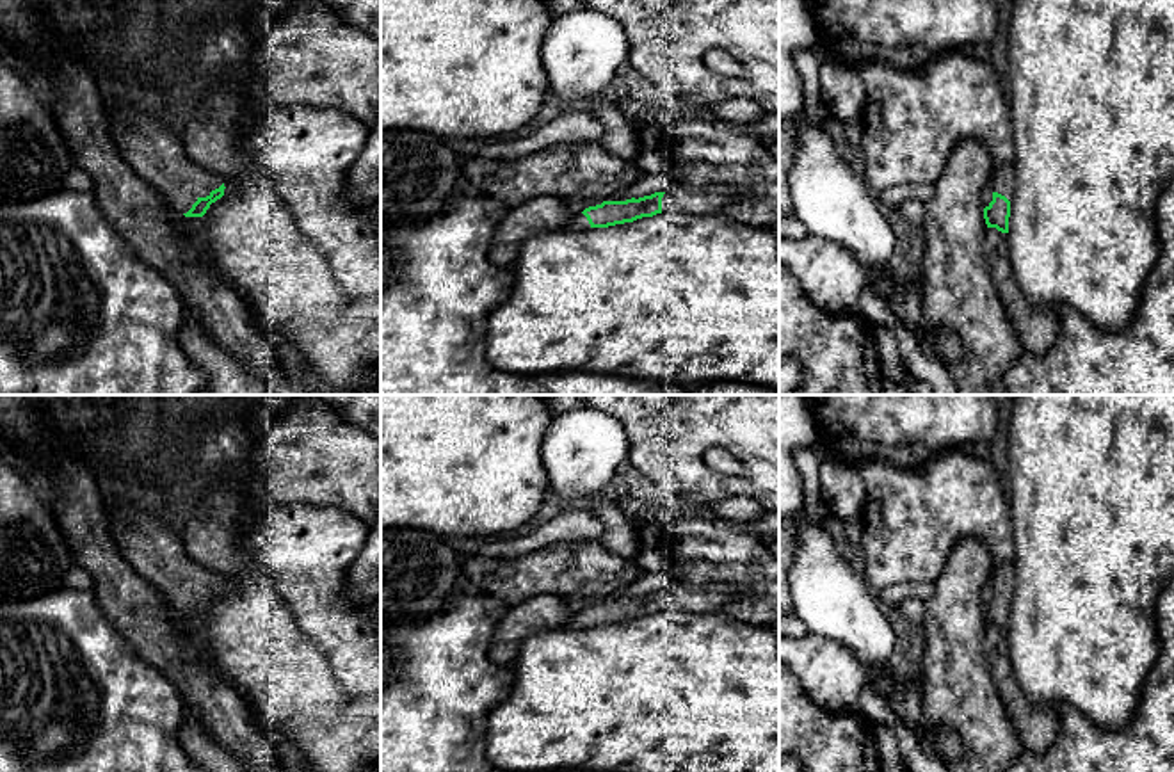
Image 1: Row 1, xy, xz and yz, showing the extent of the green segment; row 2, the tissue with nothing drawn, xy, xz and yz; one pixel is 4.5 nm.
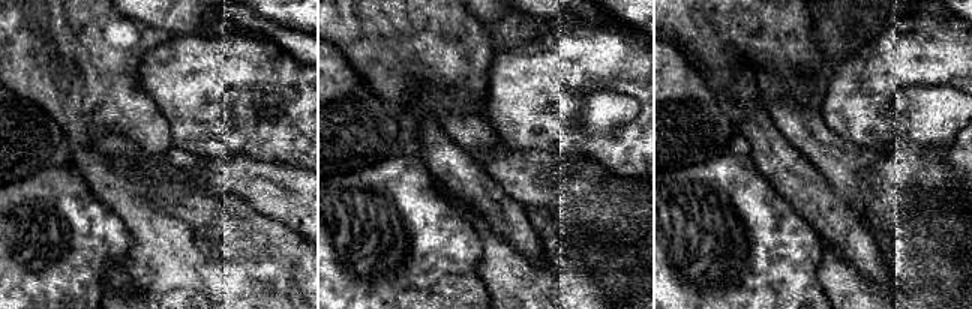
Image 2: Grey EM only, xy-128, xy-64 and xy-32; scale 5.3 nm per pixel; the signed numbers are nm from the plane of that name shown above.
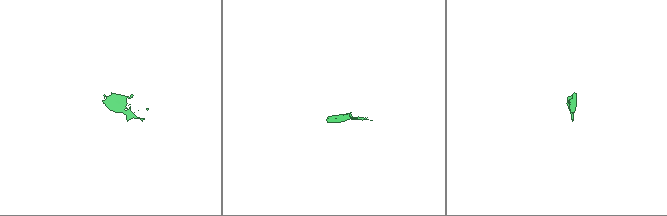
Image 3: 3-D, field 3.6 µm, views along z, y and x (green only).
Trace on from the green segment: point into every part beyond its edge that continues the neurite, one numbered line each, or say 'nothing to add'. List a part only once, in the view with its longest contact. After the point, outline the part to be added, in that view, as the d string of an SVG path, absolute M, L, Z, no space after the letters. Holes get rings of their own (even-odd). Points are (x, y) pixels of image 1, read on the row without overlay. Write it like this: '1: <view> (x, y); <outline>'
1: xy (155, 550); M103 505L110 535L123 559L174 610L187 612L199 596L222 583L217 573L189 557L181 534L165 525L149 505Z
2: xz (689, 598); M672 583L662 596L662 610L678 608L692 614L717 614L745 594L736 585L687 585Z

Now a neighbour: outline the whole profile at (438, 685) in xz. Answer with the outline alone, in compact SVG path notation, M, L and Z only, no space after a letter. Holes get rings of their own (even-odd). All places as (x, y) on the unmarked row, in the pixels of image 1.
M478 594L430 619L381 623L381 772L511 772L486 756L489 715L507 701L514 672L489 658L493 631L509 607Z

